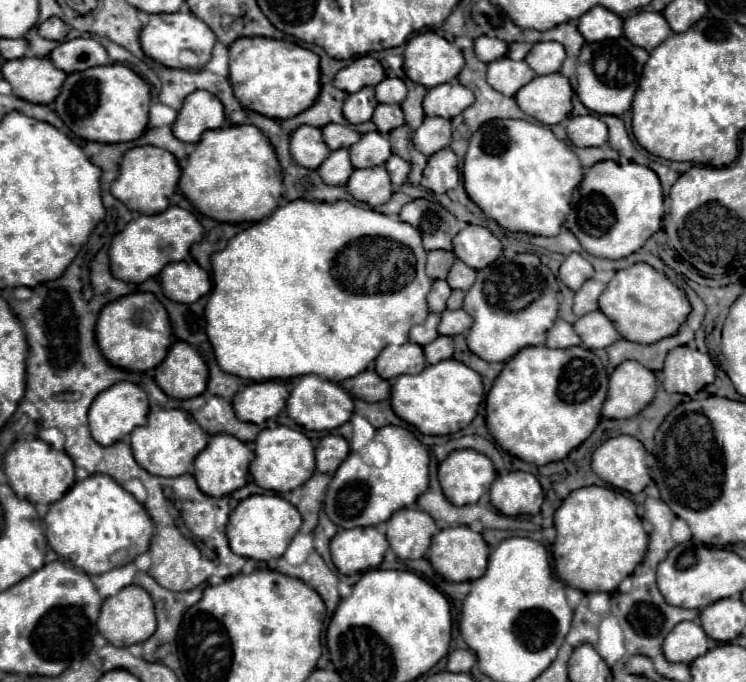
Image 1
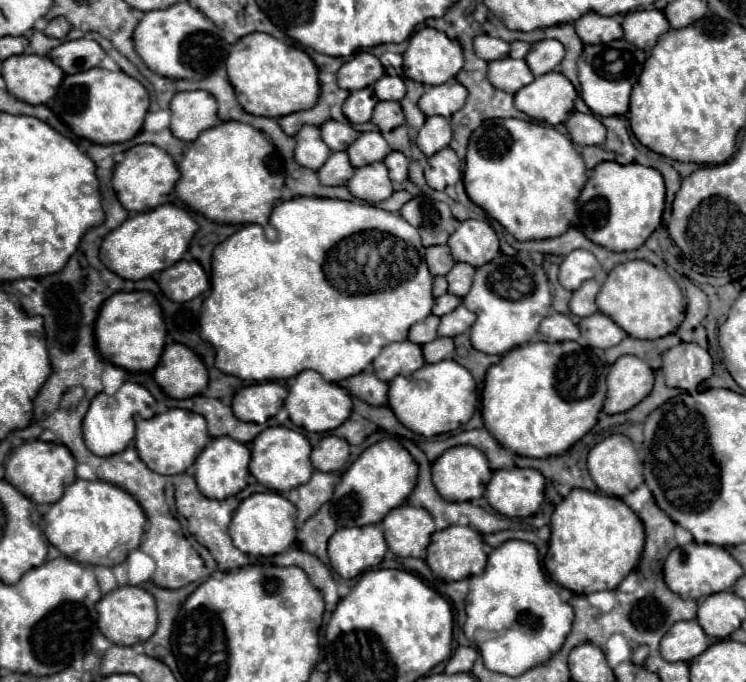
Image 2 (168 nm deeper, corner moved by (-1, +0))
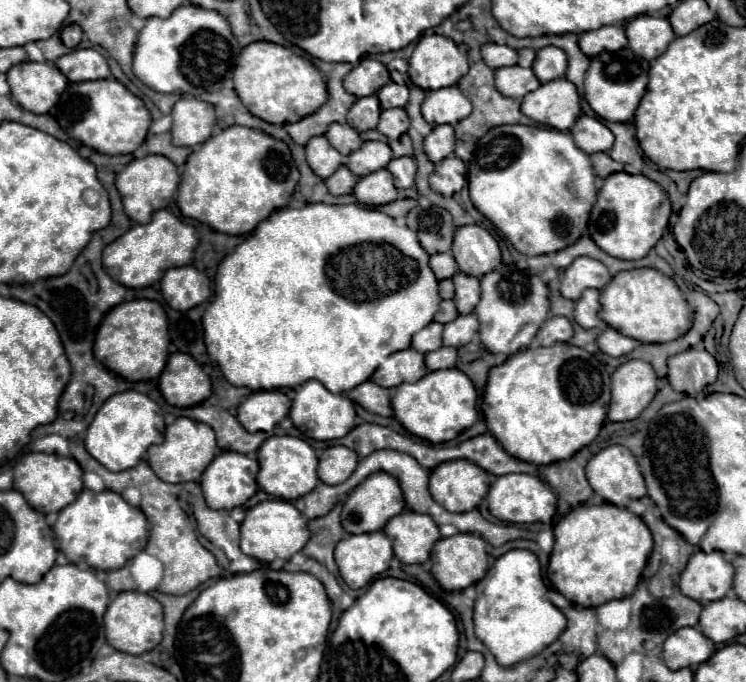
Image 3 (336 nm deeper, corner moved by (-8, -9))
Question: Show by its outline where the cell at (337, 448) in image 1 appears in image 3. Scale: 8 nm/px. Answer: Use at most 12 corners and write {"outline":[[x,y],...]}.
{"outline":[[344,445],[324,449],[318,477],[326,485],[346,481],[358,455]]}

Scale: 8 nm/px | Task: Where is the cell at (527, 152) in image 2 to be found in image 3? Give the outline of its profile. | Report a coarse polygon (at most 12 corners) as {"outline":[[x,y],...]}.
{"outline":[[498,125],[470,201],[524,255],[586,233],[588,153],[570,133]]}

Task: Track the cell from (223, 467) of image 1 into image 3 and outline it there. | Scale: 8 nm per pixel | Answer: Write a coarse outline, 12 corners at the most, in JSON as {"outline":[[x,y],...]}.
{"outline":[[222,451],[202,475],[210,509],[256,491],[258,463]]}

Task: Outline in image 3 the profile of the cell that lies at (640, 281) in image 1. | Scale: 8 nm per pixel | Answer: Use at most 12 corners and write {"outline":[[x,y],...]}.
{"outline":[[620,271],[600,291],[600,319],[642,343],[692,327],[672,277]]}

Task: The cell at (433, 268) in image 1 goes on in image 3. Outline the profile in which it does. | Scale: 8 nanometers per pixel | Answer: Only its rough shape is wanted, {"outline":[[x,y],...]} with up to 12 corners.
{"outline":[[450,253],[432,255],[430,267],[438,281],[458,271]]}

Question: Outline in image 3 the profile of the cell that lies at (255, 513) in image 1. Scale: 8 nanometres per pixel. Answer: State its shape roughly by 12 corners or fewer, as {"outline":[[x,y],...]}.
{"outline":[[284,499],[248,509],[240,549],[272,563],[298,553],[310,533]]}

